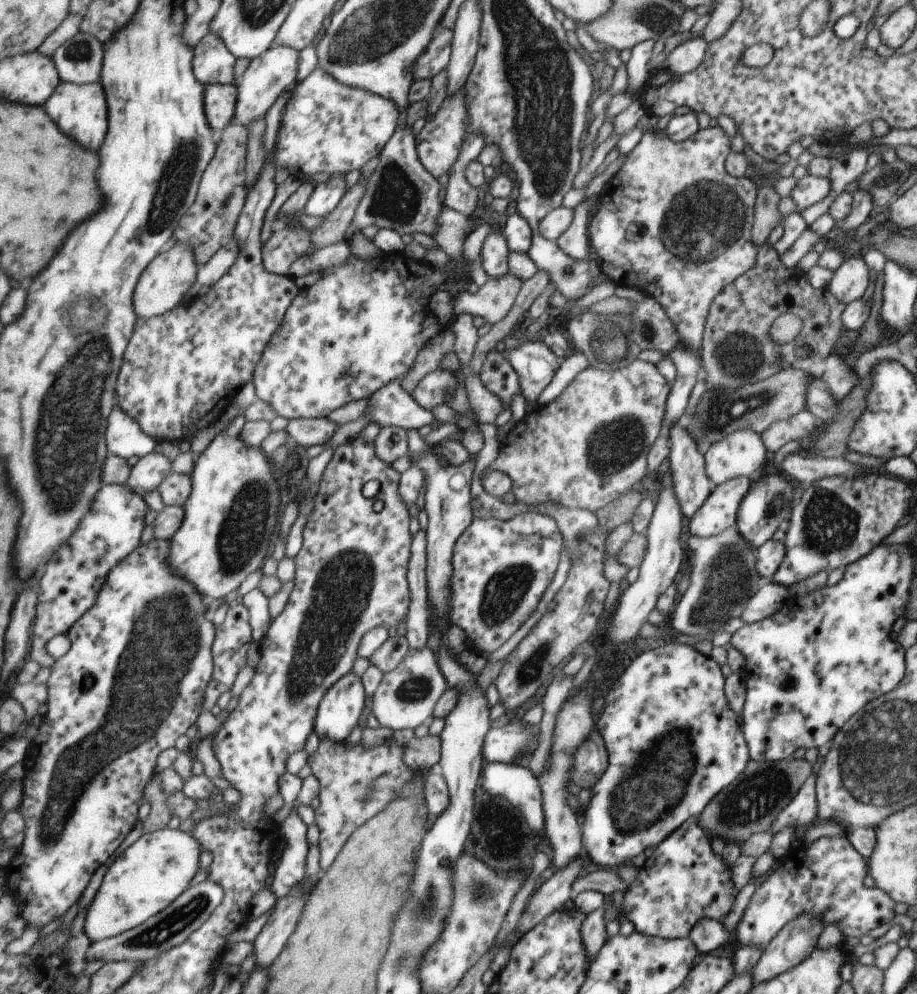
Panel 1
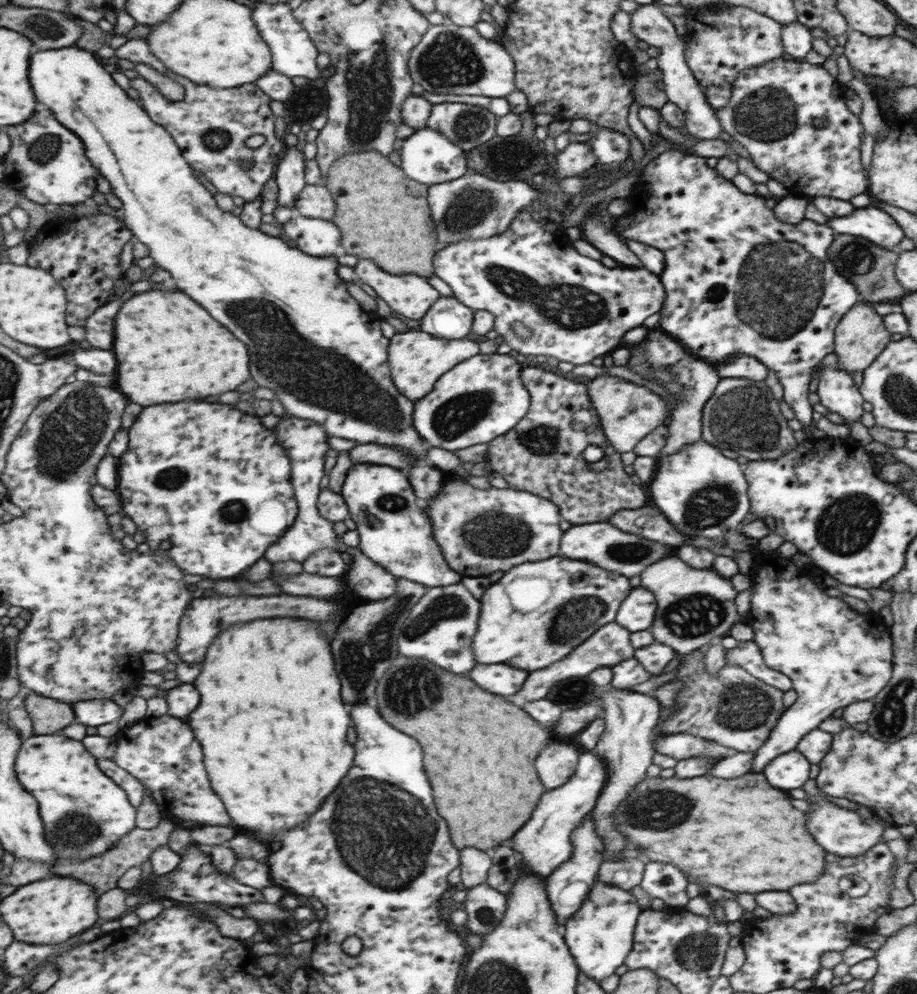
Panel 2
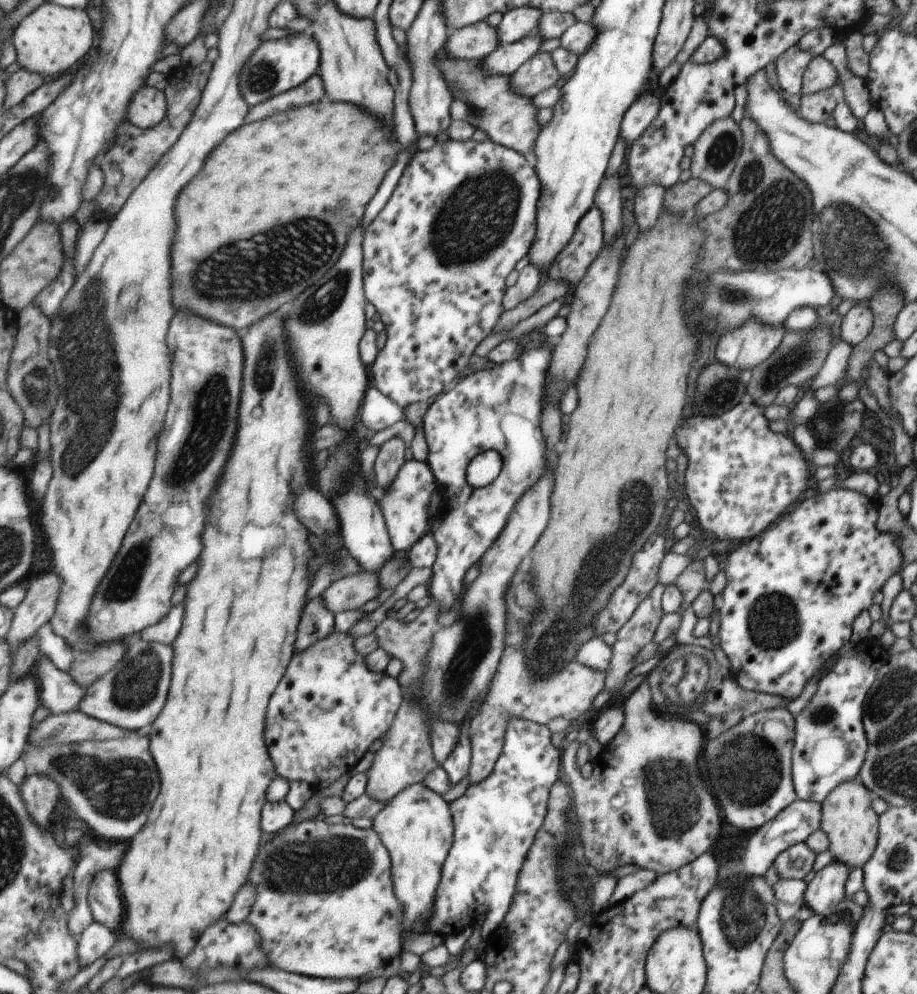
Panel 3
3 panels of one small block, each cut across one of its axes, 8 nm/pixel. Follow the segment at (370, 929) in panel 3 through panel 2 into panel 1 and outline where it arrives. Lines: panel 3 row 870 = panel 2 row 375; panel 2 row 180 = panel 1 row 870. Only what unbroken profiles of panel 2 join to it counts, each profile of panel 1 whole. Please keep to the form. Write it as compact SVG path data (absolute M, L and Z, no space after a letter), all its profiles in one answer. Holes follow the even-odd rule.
M166 827L142 838L114 859L87 914L85 930L92 942L108 940L164 912L190 888L200 872L203 844L191 832Z

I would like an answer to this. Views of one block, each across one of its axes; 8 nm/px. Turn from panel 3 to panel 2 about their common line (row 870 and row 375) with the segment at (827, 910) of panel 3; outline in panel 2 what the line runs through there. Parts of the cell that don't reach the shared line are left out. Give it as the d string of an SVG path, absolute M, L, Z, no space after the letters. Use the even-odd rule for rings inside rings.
M824 368L820 371L818 387L815 391L820 397L820 404L830 412L840 414L850 430L850 424L865 413L862 409L863 396L859 387L852 380L850 373L837 369Z

